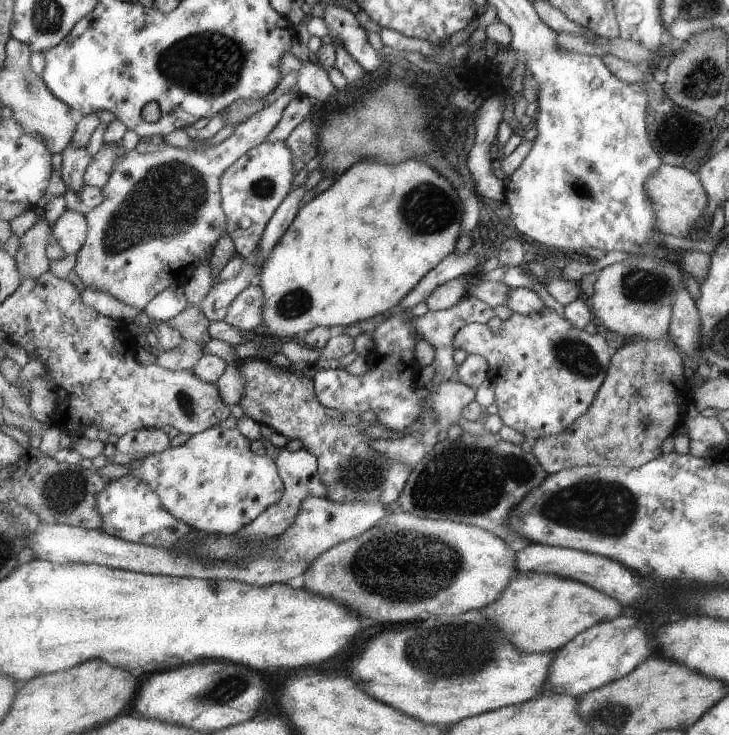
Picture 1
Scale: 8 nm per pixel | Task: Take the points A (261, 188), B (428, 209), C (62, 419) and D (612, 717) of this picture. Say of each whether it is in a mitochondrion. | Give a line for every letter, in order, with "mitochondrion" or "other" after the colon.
A: mitochondrion
B: mitochondrion
C: other
D: mitochondrion

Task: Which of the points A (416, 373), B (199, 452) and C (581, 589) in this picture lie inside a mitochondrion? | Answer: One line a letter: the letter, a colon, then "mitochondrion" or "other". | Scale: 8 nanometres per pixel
A: other
B: other
C: other

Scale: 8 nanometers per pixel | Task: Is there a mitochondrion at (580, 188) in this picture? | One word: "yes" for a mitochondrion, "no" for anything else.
yes

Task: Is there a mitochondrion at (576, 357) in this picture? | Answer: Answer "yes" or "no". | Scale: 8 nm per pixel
yes

